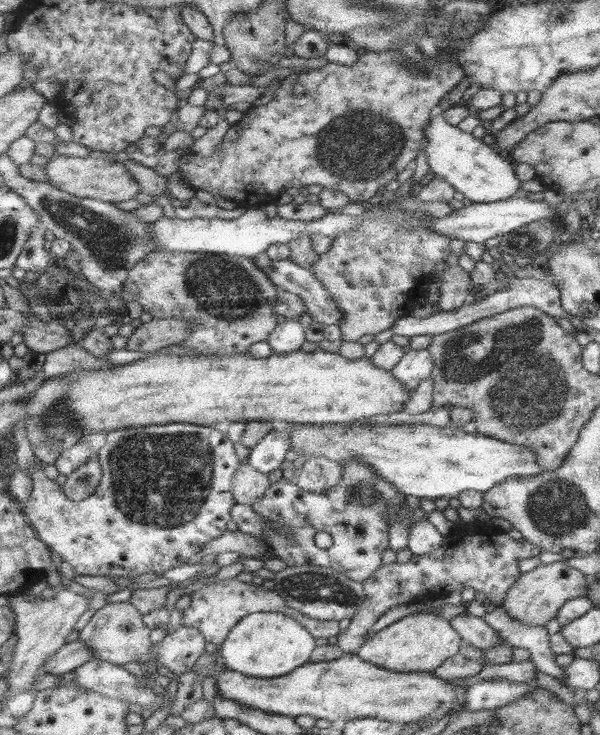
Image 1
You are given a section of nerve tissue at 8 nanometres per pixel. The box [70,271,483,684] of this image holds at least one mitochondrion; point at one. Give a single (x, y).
(159, 479)

